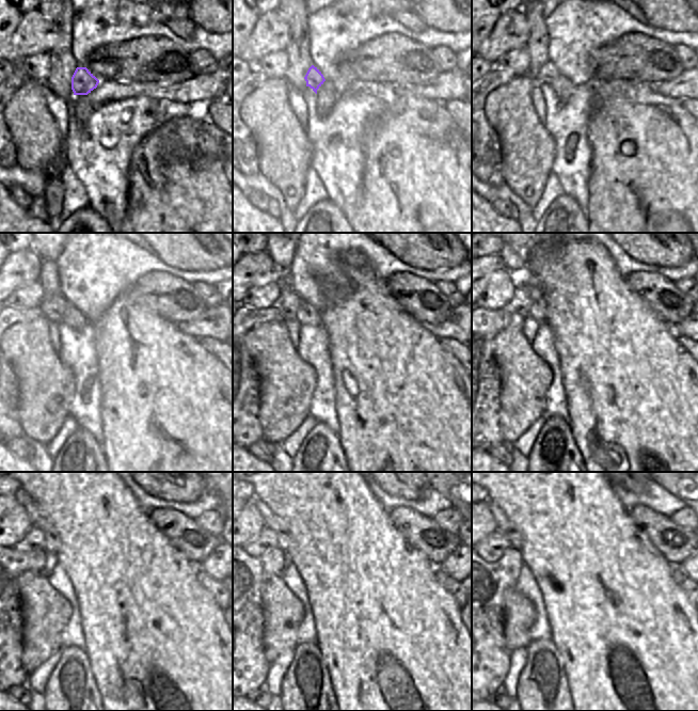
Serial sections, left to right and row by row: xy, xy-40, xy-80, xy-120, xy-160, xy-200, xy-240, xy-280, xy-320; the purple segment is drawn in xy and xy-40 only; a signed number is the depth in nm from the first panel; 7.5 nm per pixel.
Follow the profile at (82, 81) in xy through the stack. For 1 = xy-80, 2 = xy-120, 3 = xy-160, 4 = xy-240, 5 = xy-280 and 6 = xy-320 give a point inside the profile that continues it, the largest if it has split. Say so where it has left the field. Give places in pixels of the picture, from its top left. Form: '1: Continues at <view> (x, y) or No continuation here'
1: Continues at xy-80 (546, 75)
2: Continues at xy-120 (53, 305)
3: Continues at xy-160 (288, 301)
4: Continues at xy-240 (35, 539)
5: Continues at xy-280 (268, 539)
6: Continues at xy-320 (493, 546).

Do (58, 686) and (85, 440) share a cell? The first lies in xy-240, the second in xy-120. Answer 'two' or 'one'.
one

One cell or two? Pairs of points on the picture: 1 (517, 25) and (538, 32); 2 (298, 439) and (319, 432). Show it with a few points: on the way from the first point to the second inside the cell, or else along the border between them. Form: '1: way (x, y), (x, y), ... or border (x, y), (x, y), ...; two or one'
1: border (522, 11), (527, 24), (527, 42), (524, 47); two
2: border (317, 422), (292, 458); two

